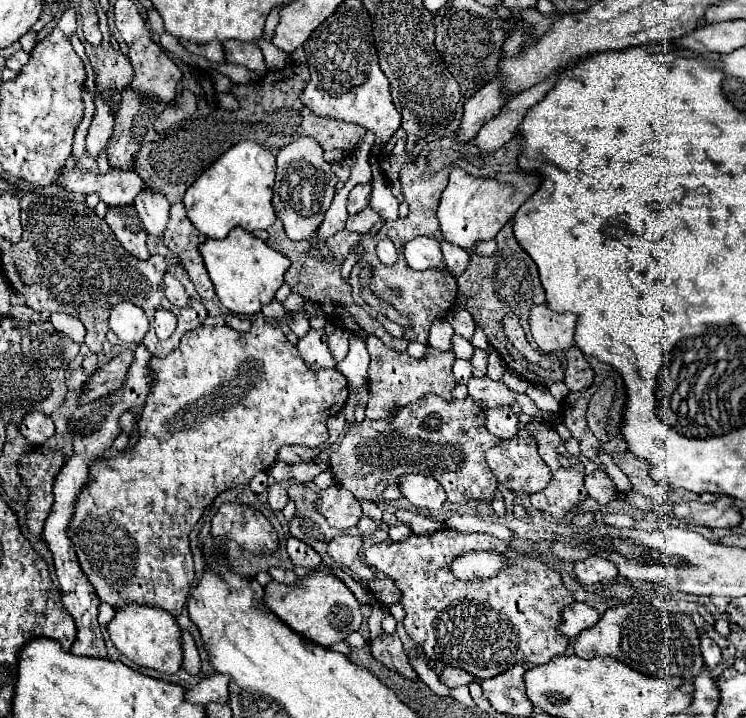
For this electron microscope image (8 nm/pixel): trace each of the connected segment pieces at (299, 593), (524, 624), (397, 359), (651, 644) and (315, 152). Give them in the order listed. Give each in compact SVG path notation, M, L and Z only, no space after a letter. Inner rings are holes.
M323 569L299 577L297 585L283 585L271 581L269 585L265 585L263 601L269 607L269 611L275 613L295 633L309 637L323 647L331 647L343 641L349 633L359 629L363 619L359 611L359 603L353 597L353 593L347 589L347 585L339 577Z
M445 527L431 535L411 535L407 543L385 541L371 545L365 549L365 561L387 573L401 587L401 603L407 613L403 627L425 655L443 665L457 665L479 681L505 673L515 663L549 663L553 657L565 653L569 645L569 639L557 627L561 623L561 611L573 603L573 597L563 587L559 573L537 559L515 553L497 537L485 533L469 535ZM471 549L507 553L517 563L485 581L455 581L449 573L449 563Z
M369 335L365 339L367 351L371 355L369 363L369 403L367 403L367 419L385 419L389 417L389 409L393 405L405 407L429 393L435 393L443 399L451 399L451 389L457 385L457 379L453 379L453 361L455 353L453 351L437 351L433 347L427 349L427 355L423 359L413 359L409 353L399 353L383 345L383 341L375 335Z
M641 601L619 603L605 611L595 627L581 631L575 641L575 655L581 659L607 655L643 675L663 679L675 687L691 683L703 667L701 643L691 617L687 613L665 613Z
M303 137L281 149L281 153L277 155L273 205L277 217L283 221L289 239L303 241L317 233L319 225L325 219L325 211L331 207L331 201L337 193L337 183L339 177L335 175L331 163L325 159L323 147L315 139Z

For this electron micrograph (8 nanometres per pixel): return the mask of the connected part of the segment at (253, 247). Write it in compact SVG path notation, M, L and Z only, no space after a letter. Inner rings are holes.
M243 227L233 229L223 239L205 239L205 243L199 245L199 255L205 261L205 269L215 285L219 301L229 311L245 317L259 313L263 305L273 301L275 291L283 283L283 273L289 267L289 259L285 255L277 253Z

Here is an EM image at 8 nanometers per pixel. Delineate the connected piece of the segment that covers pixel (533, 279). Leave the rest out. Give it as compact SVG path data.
M513 221L503 225L503 229L495 237L497 253L491 255L491 257L471 255L471 261L469 261L465 273L461 277L457 277L457 285L459 285L459 293L481 291L481 295L485 295L485 297L493 295L489 291L511 291L511 299L505 301L509 305L509 311L515 311L517 317L527 319L529 317L529 307L533 307L533 303L545 303L545 293L543 293L543 285L539 283L537 265L529 257L529 253L525 249L521 249L521 245L517 243L511 223Z

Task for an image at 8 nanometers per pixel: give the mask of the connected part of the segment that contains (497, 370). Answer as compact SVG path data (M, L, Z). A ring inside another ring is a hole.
M491 347L489 349L489 367L487 367L487 375L491 377L491 379L501 379L503 377L503 371L505 371L505 363L503 363L503 359L501 359L501 355Z

